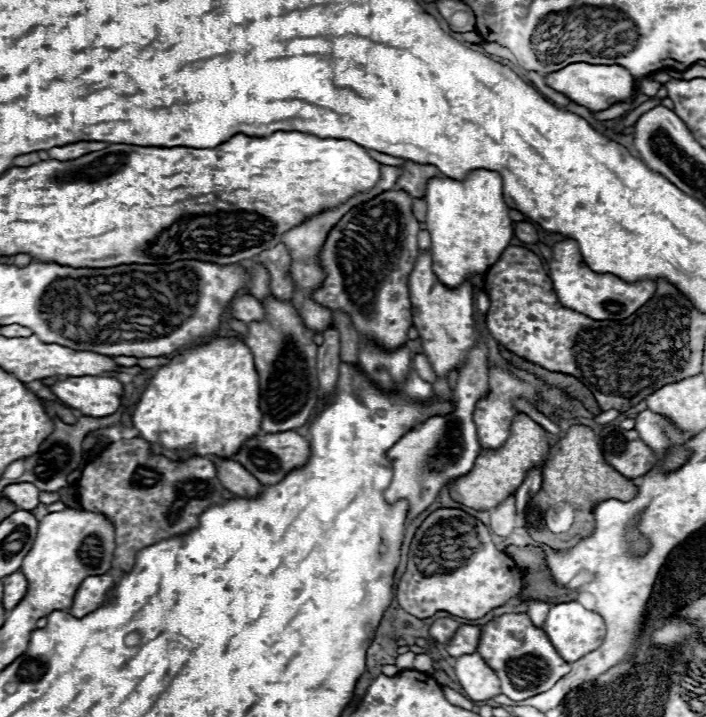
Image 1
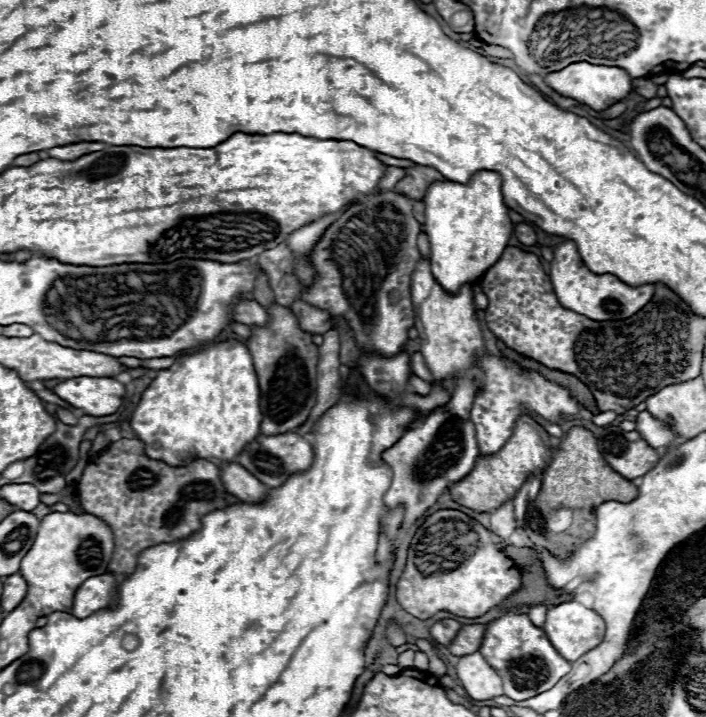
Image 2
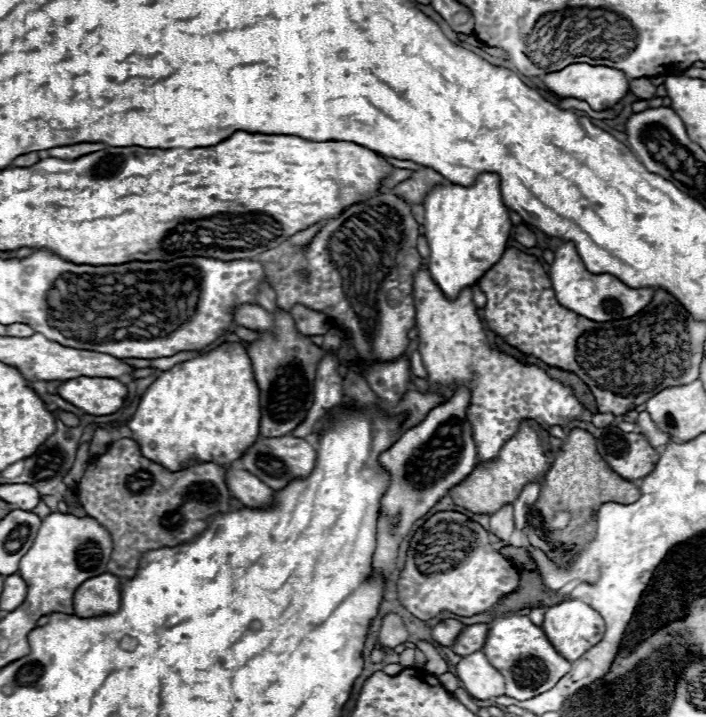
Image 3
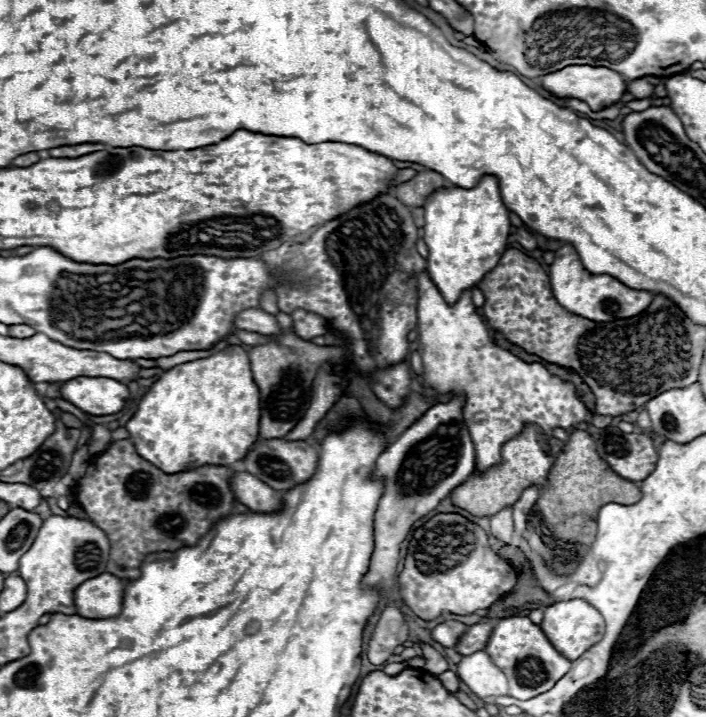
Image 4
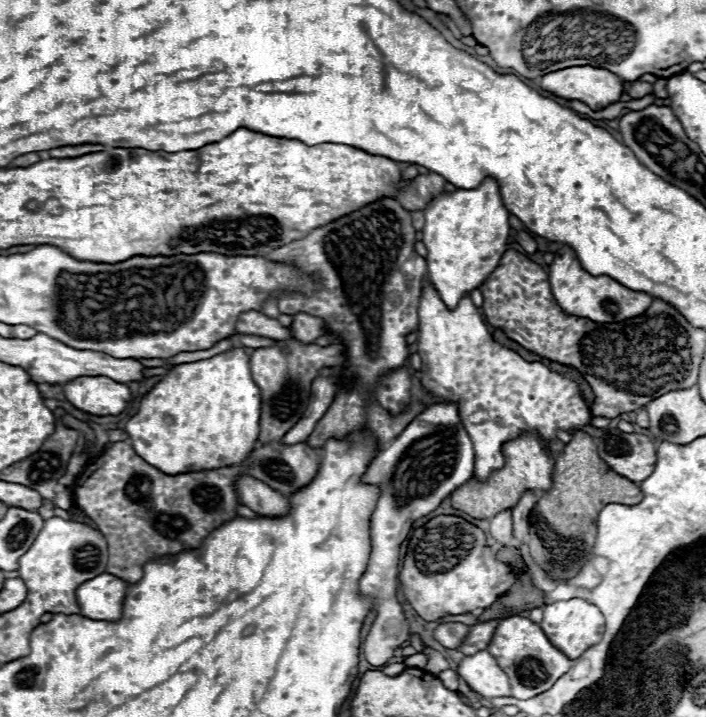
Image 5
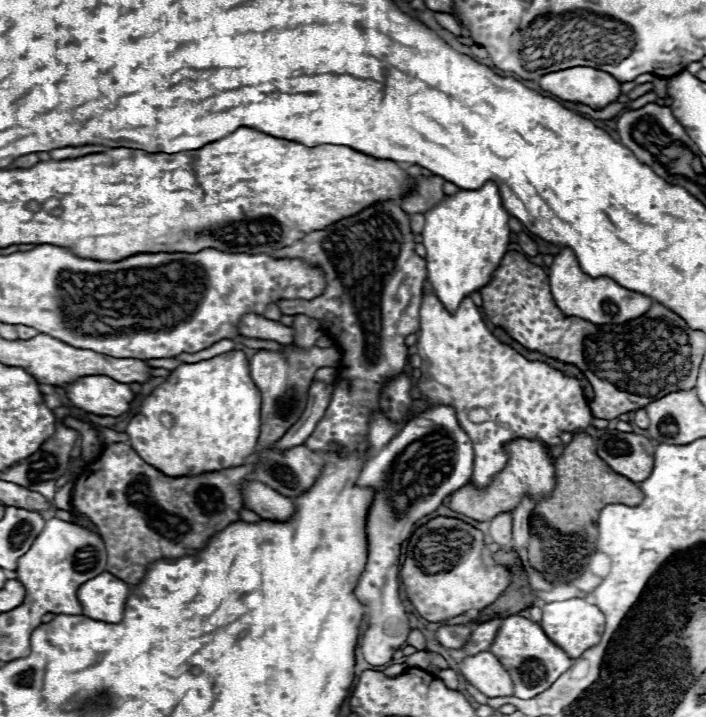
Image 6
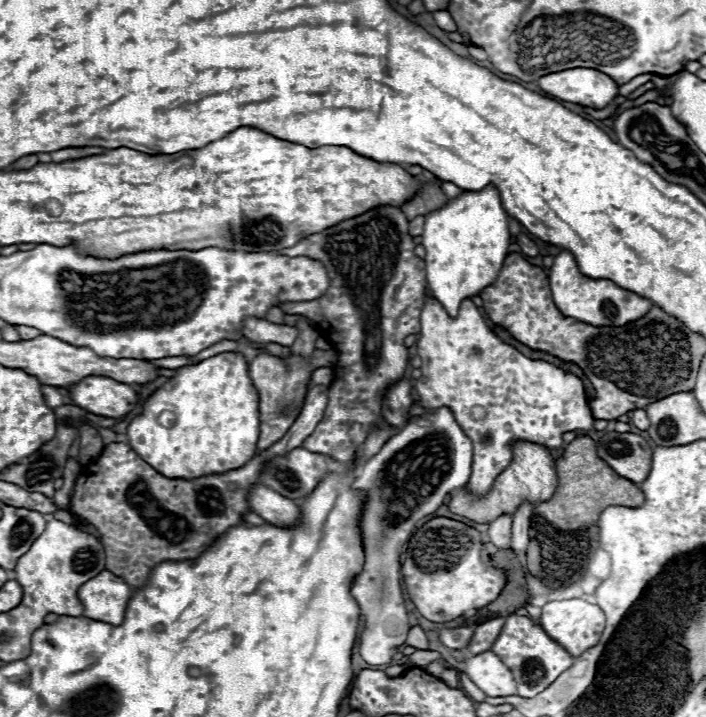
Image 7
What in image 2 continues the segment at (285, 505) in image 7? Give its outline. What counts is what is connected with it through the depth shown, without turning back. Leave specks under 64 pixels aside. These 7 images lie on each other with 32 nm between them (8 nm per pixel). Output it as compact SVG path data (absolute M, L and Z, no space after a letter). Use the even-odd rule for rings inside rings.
M230 462L222 464L222 482L226 490L242 502L262 502L268 496L266 484L262 484L256 476L252 476L242 466Z

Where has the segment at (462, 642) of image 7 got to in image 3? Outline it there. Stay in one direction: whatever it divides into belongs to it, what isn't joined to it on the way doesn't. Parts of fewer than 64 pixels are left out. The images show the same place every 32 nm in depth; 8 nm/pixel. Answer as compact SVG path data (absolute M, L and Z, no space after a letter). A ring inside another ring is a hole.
M444 620L438 626L434 626L432 630L432 638L442 644L442 646L452 646L454 640L460 636L460 632L464 630L464 624L458 620Z

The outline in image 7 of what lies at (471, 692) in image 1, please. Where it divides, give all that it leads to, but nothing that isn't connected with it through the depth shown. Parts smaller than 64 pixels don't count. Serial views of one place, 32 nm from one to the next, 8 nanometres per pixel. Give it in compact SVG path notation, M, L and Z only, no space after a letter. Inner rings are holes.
M482 652L464 660L466 674L486 696L512 696L516 694L516 680L512 672L494 652Z

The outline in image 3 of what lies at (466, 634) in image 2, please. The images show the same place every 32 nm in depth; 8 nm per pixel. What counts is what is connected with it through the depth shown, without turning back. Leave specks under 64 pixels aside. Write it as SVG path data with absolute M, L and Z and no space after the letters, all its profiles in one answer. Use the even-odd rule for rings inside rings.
M492 622L466 626L466 628L462 630L462 634L456 638L452 650L454 650L456 654L460 654L460 656L468 656L468 654L472 654L472 652L476 652L476 650L482 650L490 626L492 626Z

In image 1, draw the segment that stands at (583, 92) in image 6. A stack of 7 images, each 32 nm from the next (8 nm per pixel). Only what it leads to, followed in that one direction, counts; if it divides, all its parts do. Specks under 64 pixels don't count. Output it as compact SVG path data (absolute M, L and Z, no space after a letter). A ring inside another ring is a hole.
M588 62L568 64L566 68L562 68L558 72L550 72L544 80L550 88L568 96L576 104L590 108L592 112L606 110L612 104L626 100L634 90L634 78L630 76L630 72L626 68L622 68L622 66L604 66L604 64L588 64Z

